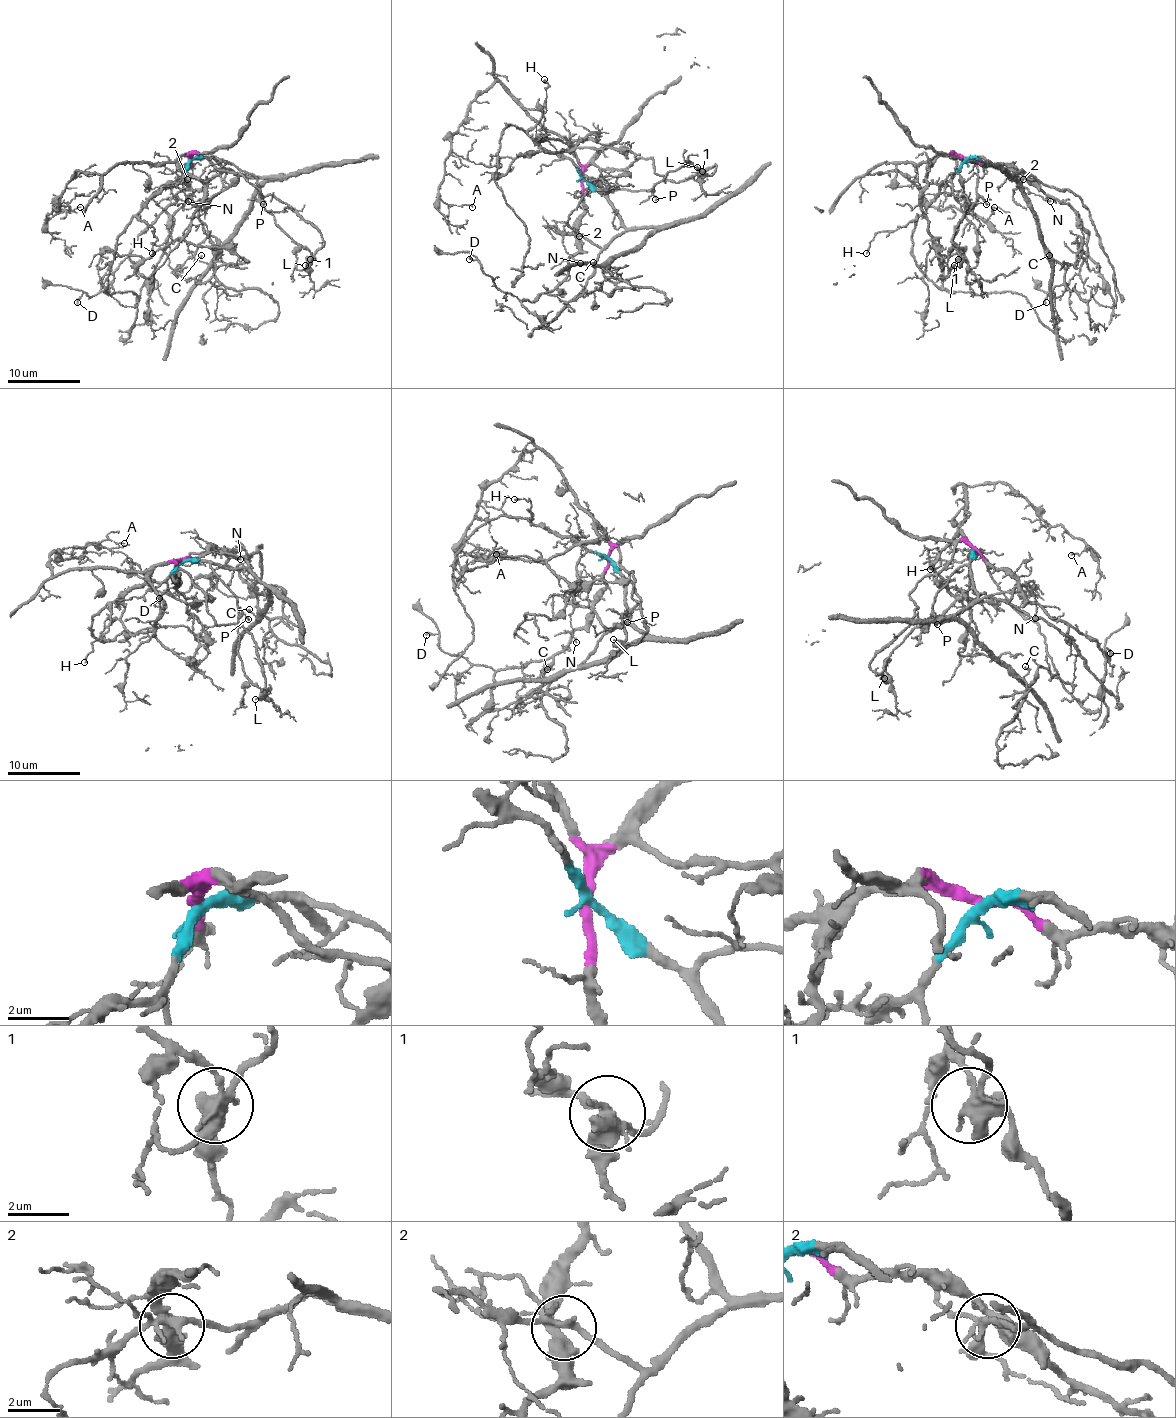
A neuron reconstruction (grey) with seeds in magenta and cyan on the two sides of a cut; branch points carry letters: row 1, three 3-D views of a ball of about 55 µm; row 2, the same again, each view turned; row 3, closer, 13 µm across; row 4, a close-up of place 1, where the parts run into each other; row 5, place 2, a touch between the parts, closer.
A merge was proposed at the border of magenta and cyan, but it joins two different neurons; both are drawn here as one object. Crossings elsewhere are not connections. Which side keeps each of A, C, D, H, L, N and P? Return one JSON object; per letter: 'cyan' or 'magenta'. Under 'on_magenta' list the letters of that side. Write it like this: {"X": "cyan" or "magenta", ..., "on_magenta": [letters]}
{"A": "magenta", "C": "cyan", "D": "magenta", "H": "cyan", "L": "cyan", "N": "cyan", "P": "cyan", "on_magenta": ["A", "D"]}

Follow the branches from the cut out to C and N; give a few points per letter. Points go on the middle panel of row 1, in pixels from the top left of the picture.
C: (582, 178), (604, 196), (626, 227), (653, 229), (633, 251), (593, 266), (593, 262)
N: (582, 178), (604, 196), (624, 229), (602, 247), (577, 235), (566, 235), (562, 244), (580, 264)

